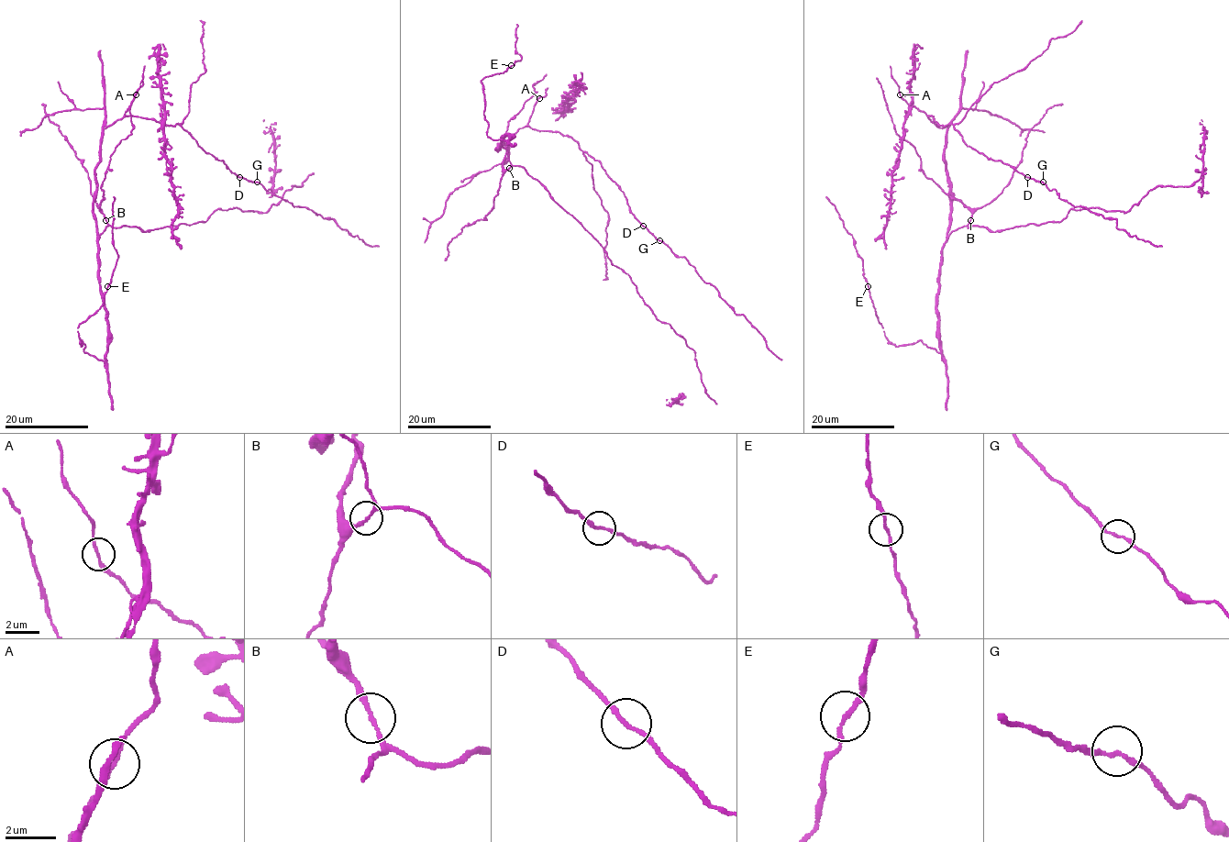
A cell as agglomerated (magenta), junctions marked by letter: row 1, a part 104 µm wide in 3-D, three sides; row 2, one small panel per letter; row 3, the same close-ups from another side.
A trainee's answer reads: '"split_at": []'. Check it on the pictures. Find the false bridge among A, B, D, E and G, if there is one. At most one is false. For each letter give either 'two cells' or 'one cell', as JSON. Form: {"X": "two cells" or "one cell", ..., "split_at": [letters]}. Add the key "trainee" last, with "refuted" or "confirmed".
{"A": "one cell", "B": "one cell", "D": "one cell", "E": "one cell", "G": "one cell", "split_at": [], "trainee": "confirmed"}

